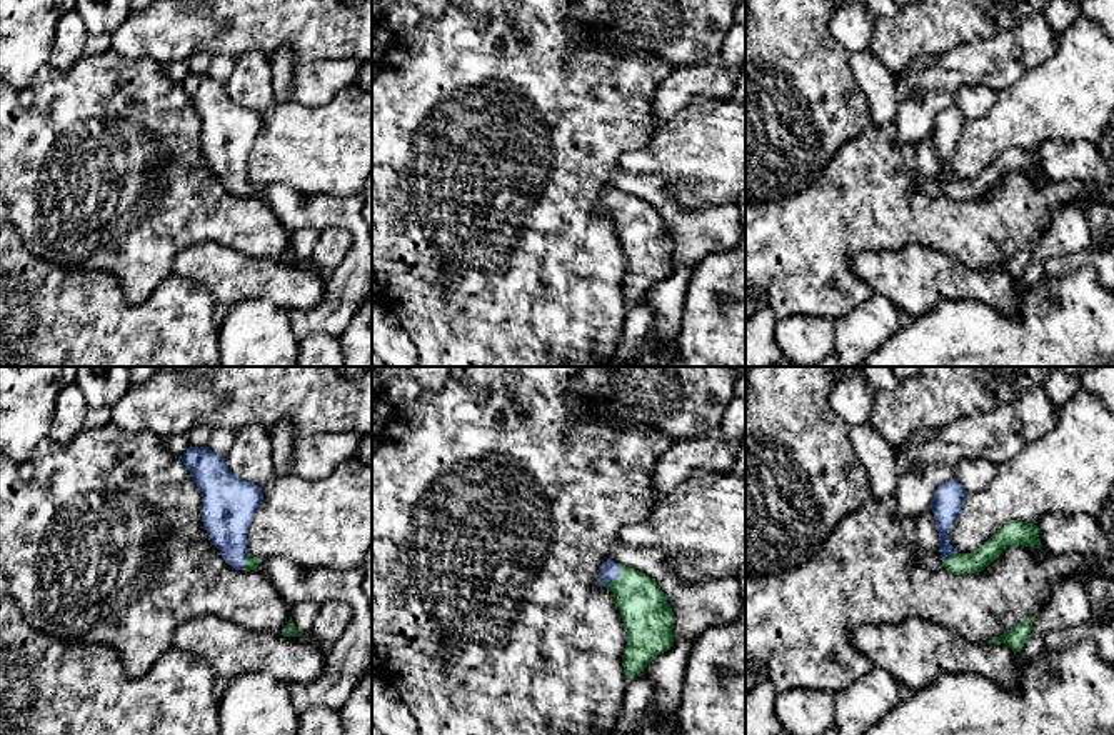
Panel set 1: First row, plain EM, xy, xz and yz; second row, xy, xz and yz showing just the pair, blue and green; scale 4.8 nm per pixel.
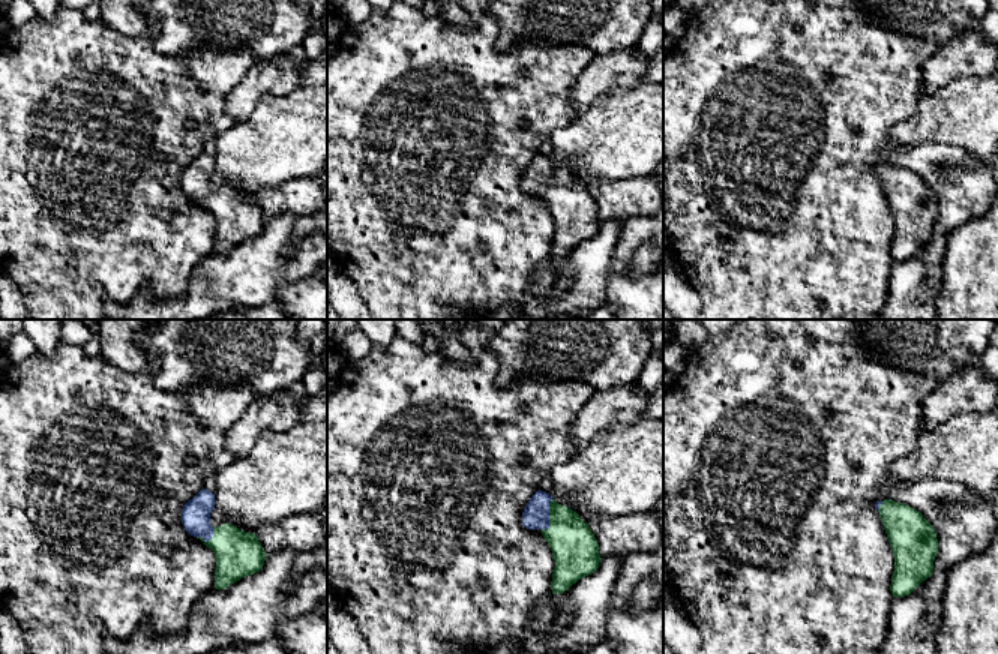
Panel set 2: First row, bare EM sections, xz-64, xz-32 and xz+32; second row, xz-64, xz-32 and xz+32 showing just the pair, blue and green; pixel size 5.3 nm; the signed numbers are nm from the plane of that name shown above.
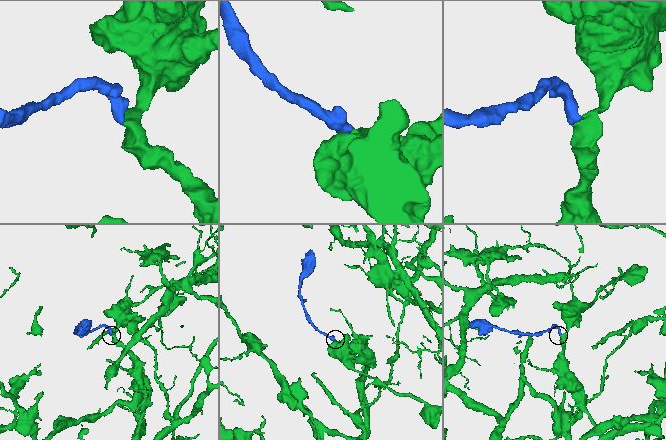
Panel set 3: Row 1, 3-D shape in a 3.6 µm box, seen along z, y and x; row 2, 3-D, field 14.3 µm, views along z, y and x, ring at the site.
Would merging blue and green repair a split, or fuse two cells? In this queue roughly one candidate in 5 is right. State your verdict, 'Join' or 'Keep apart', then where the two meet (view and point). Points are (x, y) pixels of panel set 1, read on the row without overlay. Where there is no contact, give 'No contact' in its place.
Join. Touches blue at xz (617, 204)

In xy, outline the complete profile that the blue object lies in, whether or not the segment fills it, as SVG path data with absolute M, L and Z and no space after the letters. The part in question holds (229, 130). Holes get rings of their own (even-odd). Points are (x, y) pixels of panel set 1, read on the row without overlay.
M190 72L180 87L200 117L200 142L213 173L232 195L255 197L260 185L247 177L247 153L263 127L263 117L237 103L225 83L208 73Z

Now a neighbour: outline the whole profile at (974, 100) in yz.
M984 83L964 85L956 95L956 105L967 120L989 113L997 100L997 92Z

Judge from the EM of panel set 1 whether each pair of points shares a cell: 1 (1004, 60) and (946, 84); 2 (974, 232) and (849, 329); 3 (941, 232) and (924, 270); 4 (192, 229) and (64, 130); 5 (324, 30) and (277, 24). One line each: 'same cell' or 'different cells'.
1: same cell
2: different cells
3: different cells
4: same cell
5: same cell

